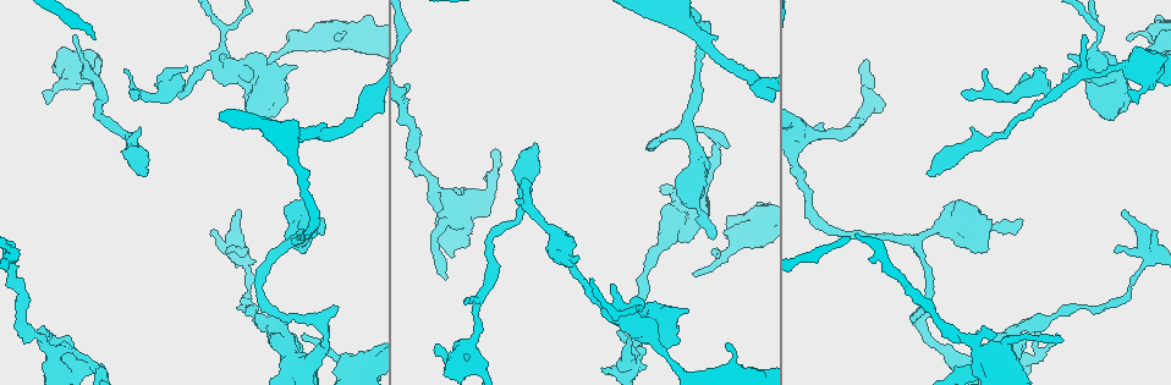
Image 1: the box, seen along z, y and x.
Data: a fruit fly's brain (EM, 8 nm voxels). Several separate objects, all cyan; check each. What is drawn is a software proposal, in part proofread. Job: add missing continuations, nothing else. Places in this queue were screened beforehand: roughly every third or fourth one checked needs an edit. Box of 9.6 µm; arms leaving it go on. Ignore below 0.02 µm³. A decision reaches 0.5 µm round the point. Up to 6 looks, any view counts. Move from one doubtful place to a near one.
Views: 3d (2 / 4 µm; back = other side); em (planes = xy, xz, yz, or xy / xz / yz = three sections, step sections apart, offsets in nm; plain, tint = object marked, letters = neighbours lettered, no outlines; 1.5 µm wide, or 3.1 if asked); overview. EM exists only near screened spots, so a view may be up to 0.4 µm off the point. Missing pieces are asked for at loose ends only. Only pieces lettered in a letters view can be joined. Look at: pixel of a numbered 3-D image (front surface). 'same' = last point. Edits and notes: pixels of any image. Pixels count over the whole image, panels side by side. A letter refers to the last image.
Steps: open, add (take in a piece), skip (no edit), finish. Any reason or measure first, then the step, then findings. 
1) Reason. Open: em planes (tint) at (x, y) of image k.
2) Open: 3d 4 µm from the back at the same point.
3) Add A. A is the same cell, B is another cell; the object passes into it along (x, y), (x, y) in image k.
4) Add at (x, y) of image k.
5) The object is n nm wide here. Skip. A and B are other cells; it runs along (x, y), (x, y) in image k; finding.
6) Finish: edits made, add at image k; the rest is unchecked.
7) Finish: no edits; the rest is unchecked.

Free end. Open: 3d 2 µm at (1125, 211) of image 1.

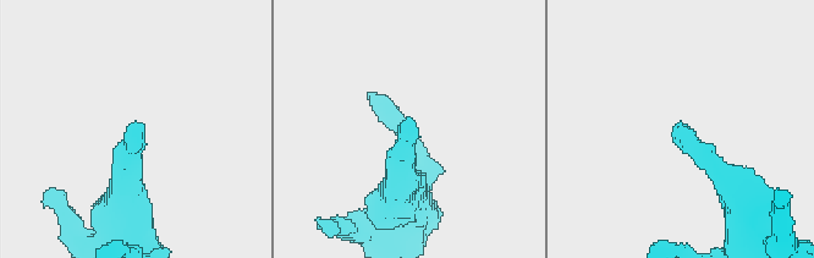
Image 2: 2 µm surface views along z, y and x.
Shape alone is not enough. Open: em xz step 8 (tint) at (416, 127) of image 2.

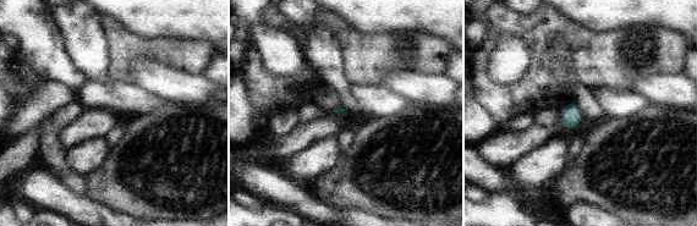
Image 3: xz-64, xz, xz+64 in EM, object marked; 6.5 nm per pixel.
Open: em planes (letters) at the same point.

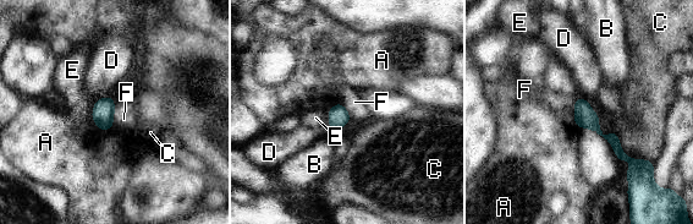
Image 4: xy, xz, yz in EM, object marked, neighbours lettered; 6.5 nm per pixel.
Skip. A, B, C, D, E and F are other cells; it runs along (579, 100), (593, 125), (638, 162) in image 4; no lettered piece goes on from it.

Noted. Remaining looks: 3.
Open: 3d 2 µm at (446, 275) of image 1.

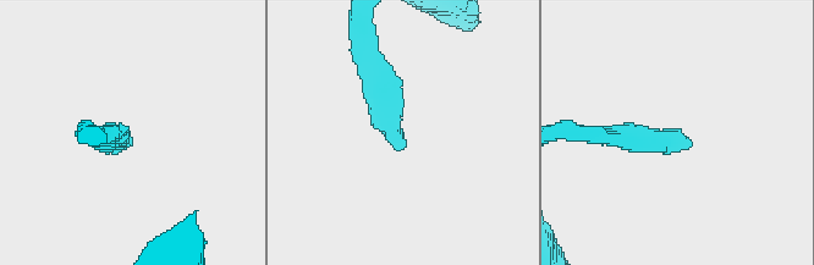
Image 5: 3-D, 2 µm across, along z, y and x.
Open: em xy step 4 (tint) at (132, 140) of image 5.

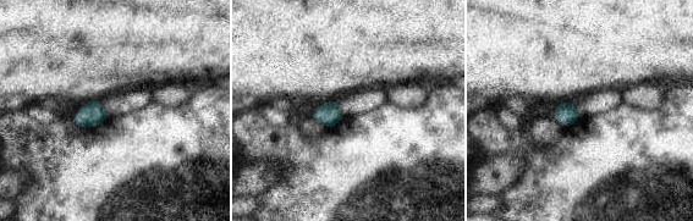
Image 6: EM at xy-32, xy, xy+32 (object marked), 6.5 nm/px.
Open: em xy step 4 (letters) at the same point.

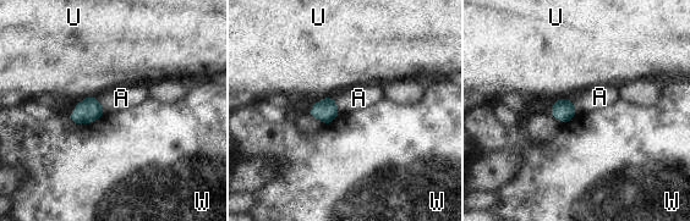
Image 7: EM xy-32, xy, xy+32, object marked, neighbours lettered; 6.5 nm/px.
Skip. A, U and W are other cells; a border runs along (332, 97), (340, 114) in image 7; none of them fits.

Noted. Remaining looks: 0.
Finish: no edits; the rest is unchecked.

